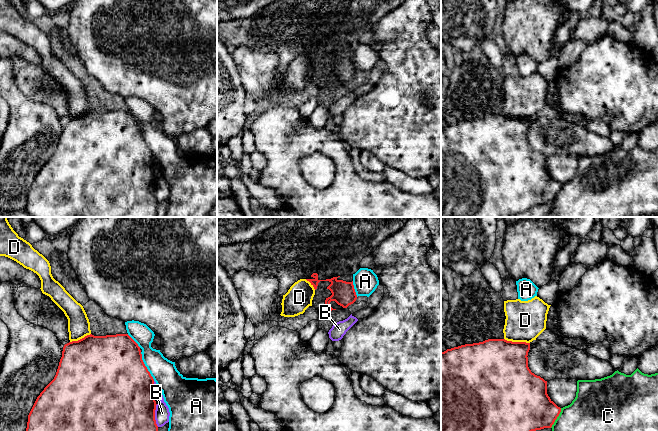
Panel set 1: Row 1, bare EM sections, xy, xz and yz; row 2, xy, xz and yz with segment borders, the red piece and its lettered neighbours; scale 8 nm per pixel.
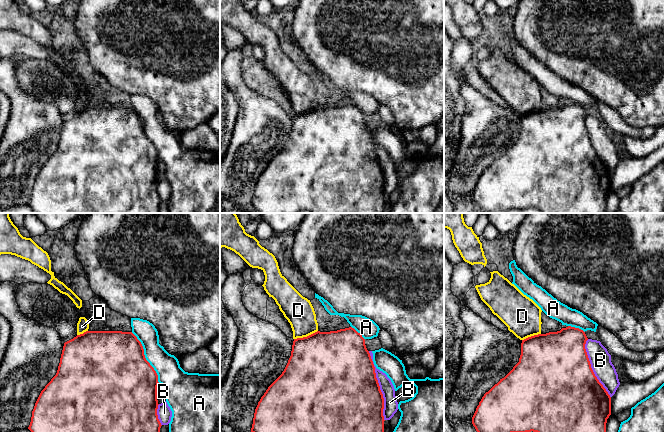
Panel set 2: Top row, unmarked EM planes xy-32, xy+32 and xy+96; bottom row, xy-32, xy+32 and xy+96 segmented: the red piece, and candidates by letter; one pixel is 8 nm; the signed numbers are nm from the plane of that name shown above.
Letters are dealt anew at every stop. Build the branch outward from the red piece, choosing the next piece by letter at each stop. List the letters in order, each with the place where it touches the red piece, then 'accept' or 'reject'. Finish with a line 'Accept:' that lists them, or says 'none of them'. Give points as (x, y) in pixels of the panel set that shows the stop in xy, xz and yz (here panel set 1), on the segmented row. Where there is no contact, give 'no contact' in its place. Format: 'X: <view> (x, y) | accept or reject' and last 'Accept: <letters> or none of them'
A: xy (145, 366) | reject
B: xy (154, 415) | reject
C: yz (556, 418) | reject
D: yz (517, 342) | reject
Accept: none of them

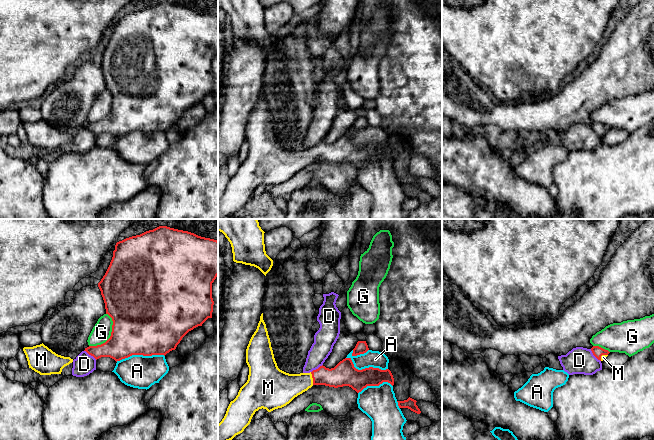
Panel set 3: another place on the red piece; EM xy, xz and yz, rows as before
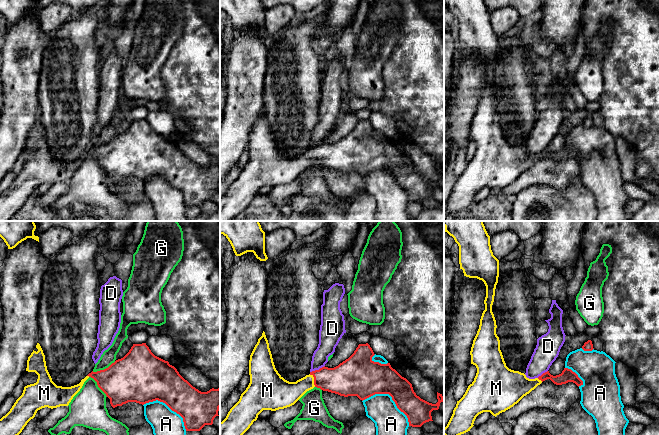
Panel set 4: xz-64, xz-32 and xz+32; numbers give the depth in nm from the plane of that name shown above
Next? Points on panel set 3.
A: xy (140, 354) | reject
D: yz (594, 355) | reject
G: xy (111, 335) | reject
M: xz (313, 378) | accept
Accept: M

